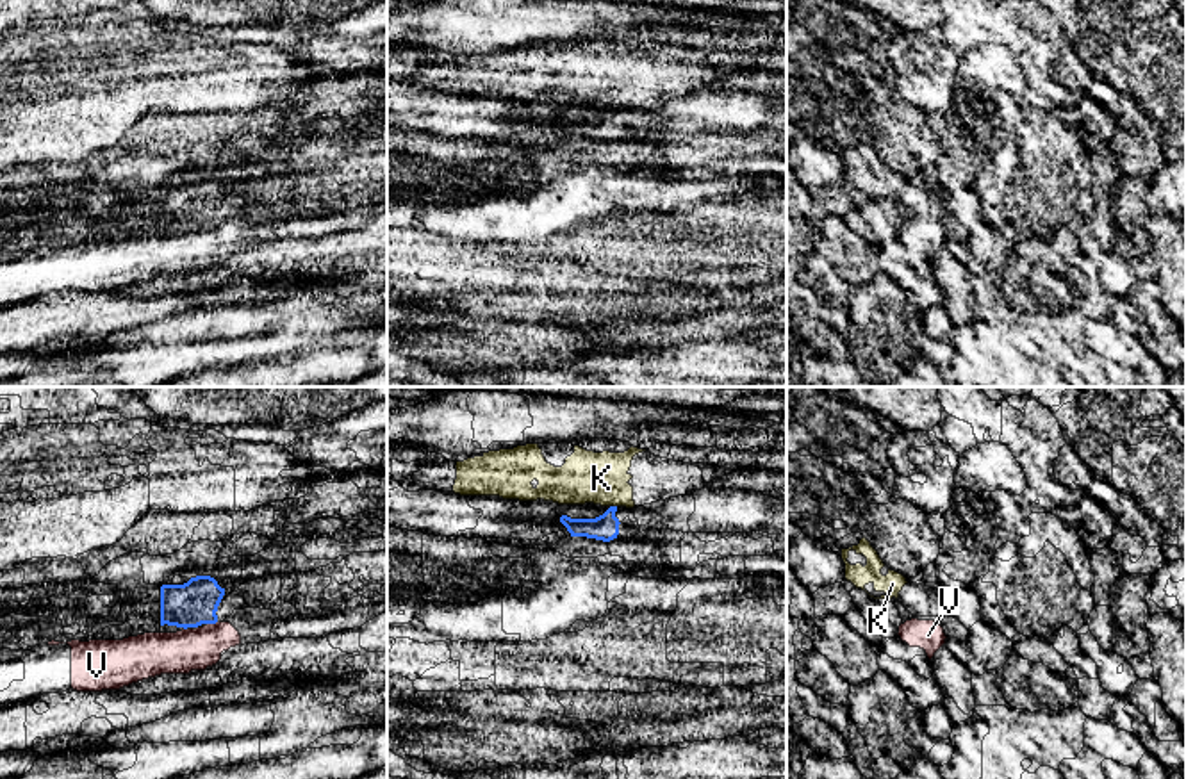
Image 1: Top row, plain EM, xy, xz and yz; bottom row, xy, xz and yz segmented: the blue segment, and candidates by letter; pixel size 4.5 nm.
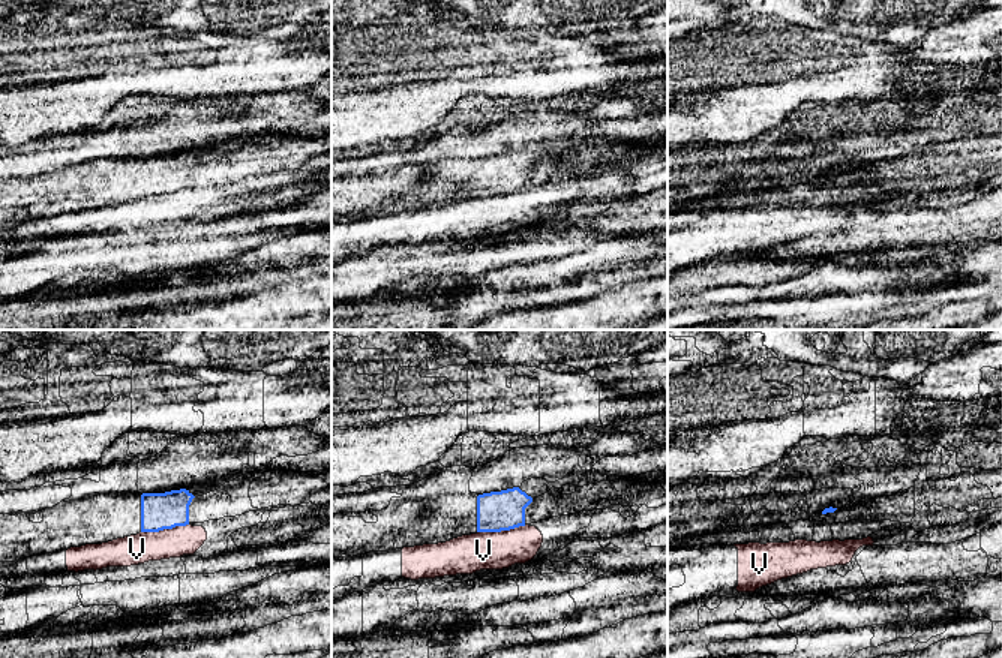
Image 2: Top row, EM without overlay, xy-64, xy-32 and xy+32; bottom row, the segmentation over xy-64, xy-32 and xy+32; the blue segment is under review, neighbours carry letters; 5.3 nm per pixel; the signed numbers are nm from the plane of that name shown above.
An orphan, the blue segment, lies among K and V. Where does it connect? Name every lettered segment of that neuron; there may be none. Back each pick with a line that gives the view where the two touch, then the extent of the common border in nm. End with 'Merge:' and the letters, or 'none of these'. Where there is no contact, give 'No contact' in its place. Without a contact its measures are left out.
Merge: none of these

